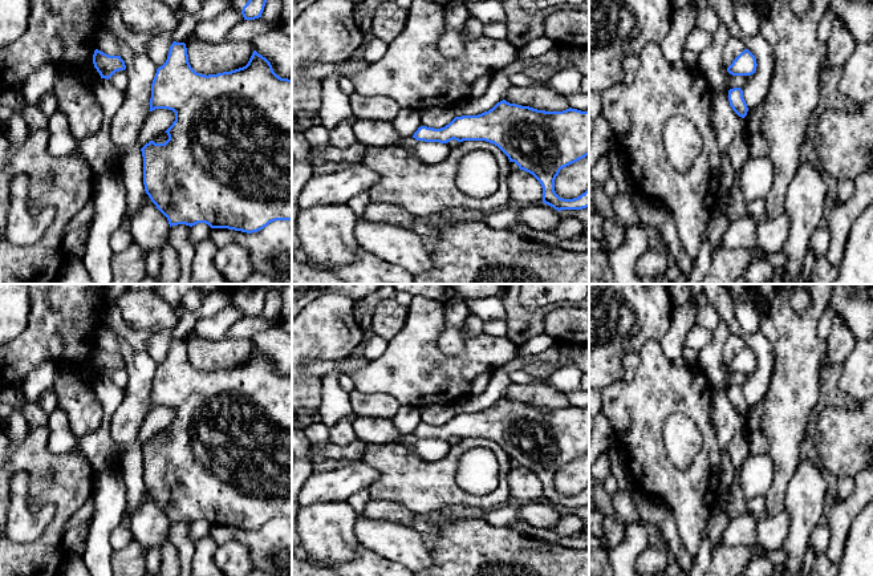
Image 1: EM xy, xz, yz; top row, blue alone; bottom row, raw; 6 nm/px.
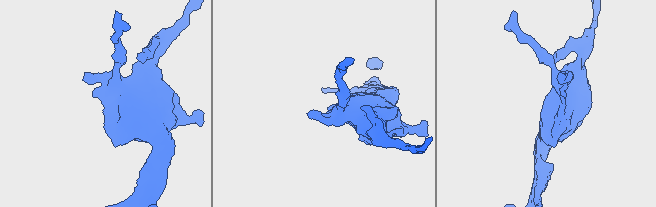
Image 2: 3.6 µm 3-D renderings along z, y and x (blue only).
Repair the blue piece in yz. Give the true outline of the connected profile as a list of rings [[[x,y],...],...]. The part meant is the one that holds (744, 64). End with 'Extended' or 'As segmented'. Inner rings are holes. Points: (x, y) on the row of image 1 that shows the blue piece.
[[[744,49],[732,64],[727,68],[727,72],[732,76],[751,76],[756,70],[756,58],[755,56],[748,50]]]. As segmented

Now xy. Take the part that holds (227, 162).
[[[174,41],[170,46],[166,62],[157,69],[151,84],[150,111],[155,109],[168,109],[175,113],[175,121],[165,131],[168,139],[165,143],[150,141],[141,151],[143,157],[143,184],[145,191],[167,218],[170,227],[178,224],[195,226],[206,223],[211,228],[228,228],[247,234],[257,232],[276,220],[292,220],[292,78],[279,77],[271,62],[253,50],[248,64],[243,68],[218,74],[196,73],[190,62],[184,42]]]. As segmented

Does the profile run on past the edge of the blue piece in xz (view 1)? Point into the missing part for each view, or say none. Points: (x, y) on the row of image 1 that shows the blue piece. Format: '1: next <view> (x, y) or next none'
1: next none

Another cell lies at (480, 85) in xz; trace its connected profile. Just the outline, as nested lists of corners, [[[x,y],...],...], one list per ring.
[[[484,76],[484,77],[478,78],[472,84],[471,96],[472,97],[482,97],[487,92],[490,82],[491,82],[491,76]]]

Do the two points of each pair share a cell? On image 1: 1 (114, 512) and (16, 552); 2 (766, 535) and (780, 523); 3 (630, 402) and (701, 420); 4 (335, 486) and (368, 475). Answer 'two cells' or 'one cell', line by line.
1: two cells
2: one cell
3: one cell
4: one cell

